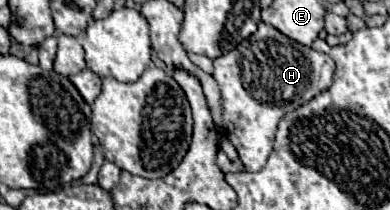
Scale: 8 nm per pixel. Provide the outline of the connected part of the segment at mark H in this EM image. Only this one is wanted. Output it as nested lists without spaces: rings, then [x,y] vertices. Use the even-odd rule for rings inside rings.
[[[259,22],[257,32],[231,52],[213,58],[213,78],[221,92],[227,136],[247,172],[259,172],[265,166],[273,150],[279,120],[327,90],[333,82],[333,74],[335,64],[331,56],[287,38],[265,22]]]

